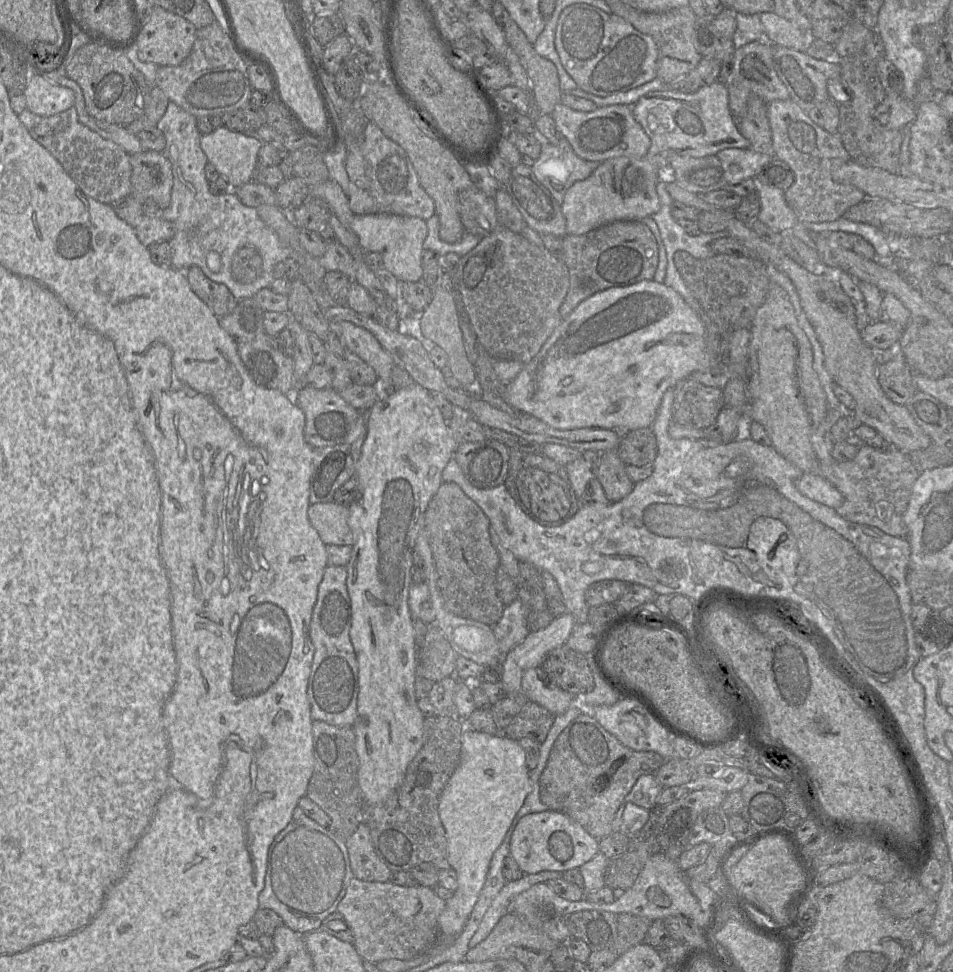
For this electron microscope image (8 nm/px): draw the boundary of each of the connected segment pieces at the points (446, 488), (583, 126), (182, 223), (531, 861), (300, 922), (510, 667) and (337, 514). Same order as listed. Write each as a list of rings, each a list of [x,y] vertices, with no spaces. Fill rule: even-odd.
[[[452,482],[442,483],[429,502],[424,529],[436,564],[437,584],[444,606],[455,616],[494,627],[505,605],[496,590],[500,556],[491,541],[490,521],[481,508]]]
[[[559,103],[551,117],[574,152],[587,161],[604,162],[622,156],[640,159],[646,157],[651,147],[649,136],[632,113],[632,106],[612,105],[592,112],[581,112]]]
[[[169,102],[156,127],[165,136],[166,146],[161,153],[171,163],[173,174],[170,205],[161,211],[161,217],[174,228],[174,235],[168,241],[173,252],[171,266],[180,271],[186,271],[191,266],[199,267],[210,280],[224,284],[238,301],[252,298],[261,289],[270,288],[275,280],[275,266],[288,258],[298,263],[298,254],[264,223],[256,208],[244,205],[234,191],[226,195],[212,195],[209,192],[205,177],[208,159],[200,146],[201,133],[195,116]],[[246,245],[254,246],[263,260],[261,276],[250,284],[236,281],[231,270],[234,253]],[[211,252],[220,255],[221,269],[218,272],[212,272],[207,266],[207,256]]]
[[[554,810],[523,816],[510,840],[510,855],[524,874],[536,874],[541,871],[565,872],[570,869],[578,869],[598,852],[598,839],[591,836],[568,815]]]
[[[296,806],[289,824],[276,835],[269,846],[264,887],[258,896],[259,908],[274,910],[283,920],[283,925],[306,935],[319,930],[322,921],[336,912],[353,877],[345,840],[309,818]]]
[[[566,612],[555,617],[546,628],[530,632],[521,643],[504,655],[500,683],[507,695],[519,693],[524,672],[540,667],[550,651],[566,643],[575,627],[575,617]]]
[[[333,501],[310,504],[308,518],[325,545],[353,546],[353,534],[348,525],[349,507]]]

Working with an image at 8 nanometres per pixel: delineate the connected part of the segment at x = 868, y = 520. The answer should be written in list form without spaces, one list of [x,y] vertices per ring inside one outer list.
[[[859,444],[856,457],[850,461],[820,463],[820,474],[834,485],[843,496],[843,504],[835,509],[846,520],[874,526],[883,532],[907,538],[904,522],[912,487],[920,472],[913,465],[909,454],[897,448],[880,450]]]

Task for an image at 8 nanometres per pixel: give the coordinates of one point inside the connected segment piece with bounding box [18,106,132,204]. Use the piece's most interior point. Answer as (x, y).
(102, 169)

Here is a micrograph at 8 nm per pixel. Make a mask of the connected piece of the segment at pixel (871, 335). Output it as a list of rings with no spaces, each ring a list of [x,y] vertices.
[[[890,321],[872,322],[861,331],[863,342],[876,351],[895,349],[904,331],[903,326]]]

